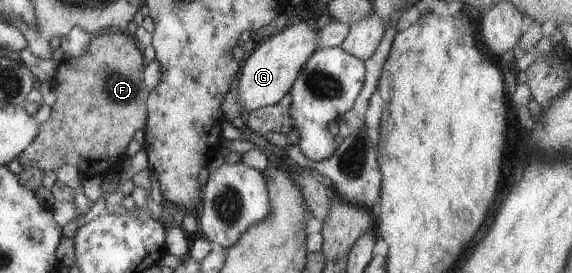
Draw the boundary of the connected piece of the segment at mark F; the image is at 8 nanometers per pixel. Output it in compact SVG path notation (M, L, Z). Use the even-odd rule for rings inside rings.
M126 31L93 35L81 57L68 56L57 66L52 86L56 89L56 101L51 106L52 112L46 122L41 122L38 135L21 152L17 161L22 167L39 168L41 171L56 172L63 164L73 165L80 171L81 178L104 176L113 170L122 169L127 157L127 145L139 129L145 129L148 109L147 98L151 89L144 82L144 67L147 64L143 57L141 45L133 35Z

